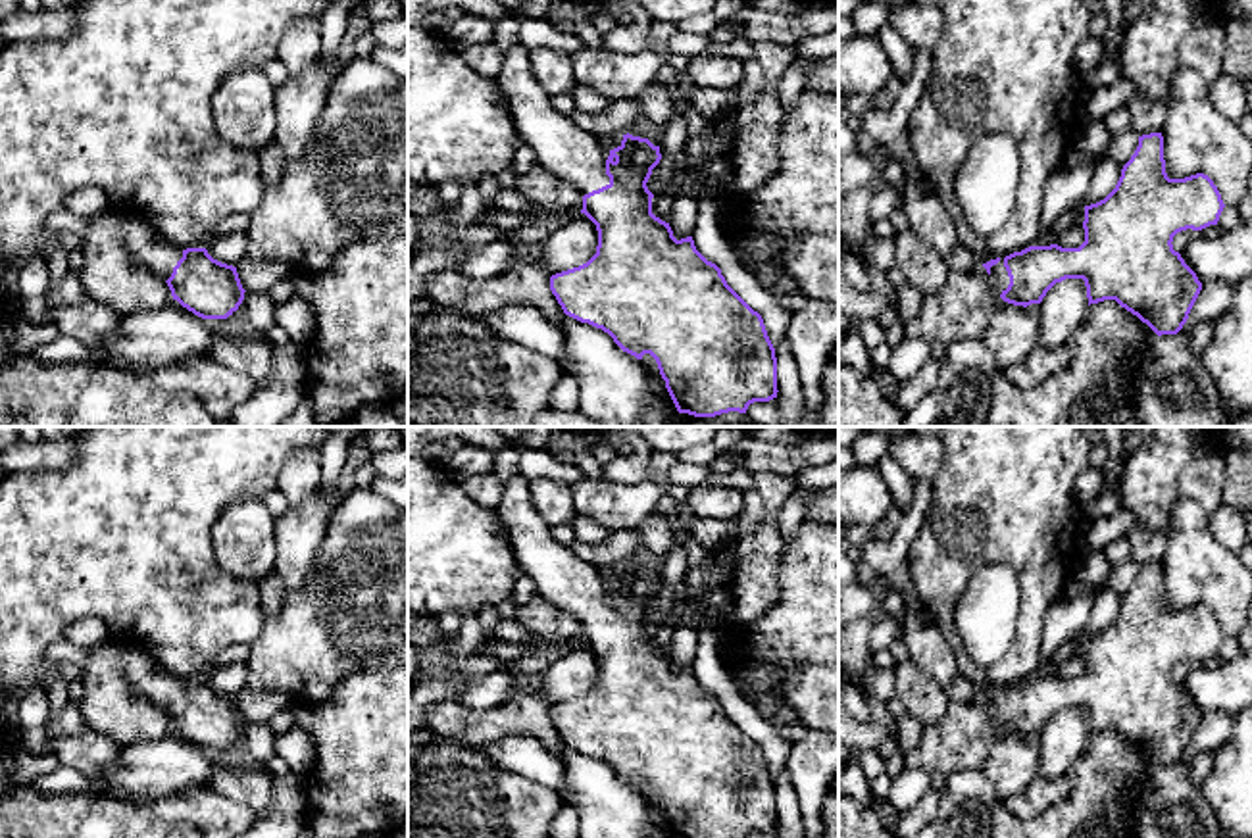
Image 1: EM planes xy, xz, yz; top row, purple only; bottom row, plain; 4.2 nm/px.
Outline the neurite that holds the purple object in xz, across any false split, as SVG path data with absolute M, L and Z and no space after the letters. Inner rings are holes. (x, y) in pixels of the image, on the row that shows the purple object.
M521 42L510 46L496 83L508 98L519 140L537 152L540 167L575 185L585 194L581 213L598 231L596 254L587 263L550 277L550 290L563 313L602 329L623 352L637 359L650 354L679 413L694 417L715 417L729 411L746 413L750 404L777 398L777 357L762 315L727 284L721 269L696 250L692 236L677 240L669 223L652 213L654 194L646 183L662 160L660 146L627 133L621 144L610 150L598 136L577 127L567 113L552 108L550 94L542 90L531 71L529 52Z

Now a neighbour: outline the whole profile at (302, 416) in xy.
M304 400L281 427L313 427L313 425L315 425L313 407L310 402Z

